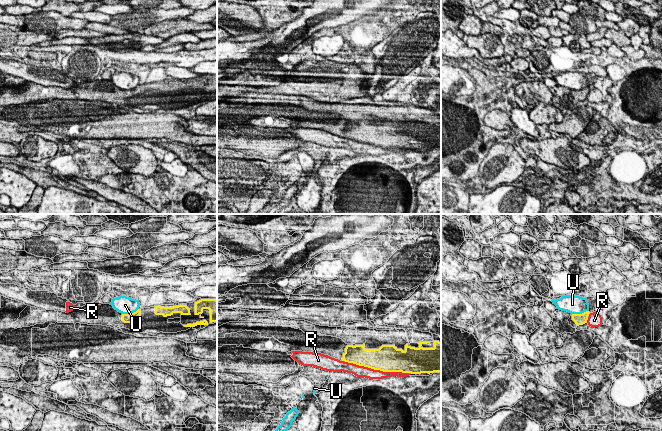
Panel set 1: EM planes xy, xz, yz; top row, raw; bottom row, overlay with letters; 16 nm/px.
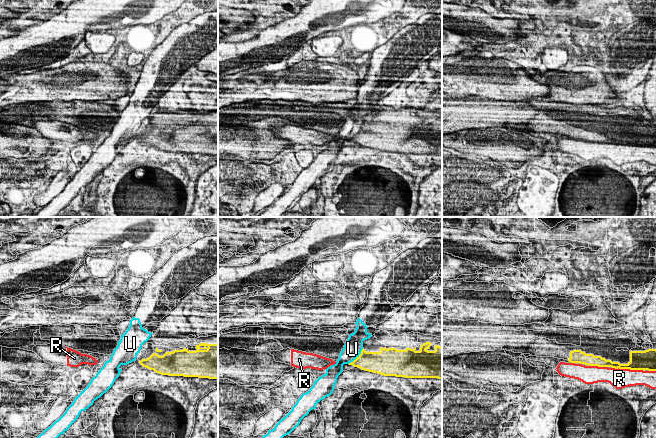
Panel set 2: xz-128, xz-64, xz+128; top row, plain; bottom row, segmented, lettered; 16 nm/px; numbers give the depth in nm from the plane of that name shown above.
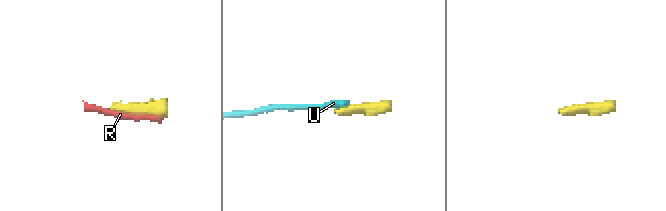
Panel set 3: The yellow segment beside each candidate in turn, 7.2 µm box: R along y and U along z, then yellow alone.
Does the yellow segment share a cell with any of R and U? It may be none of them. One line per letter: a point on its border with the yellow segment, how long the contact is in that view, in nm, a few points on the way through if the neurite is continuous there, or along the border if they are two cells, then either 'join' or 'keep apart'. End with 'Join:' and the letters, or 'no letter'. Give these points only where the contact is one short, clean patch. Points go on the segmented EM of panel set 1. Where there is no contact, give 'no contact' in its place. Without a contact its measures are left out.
R: xz (377, 369) | 1050 nm | keep apart
U: xy (131, 313) | 280 nm | along xy (138, 308), (133, 312), (122, 314) | keep apart
Join: no letter

